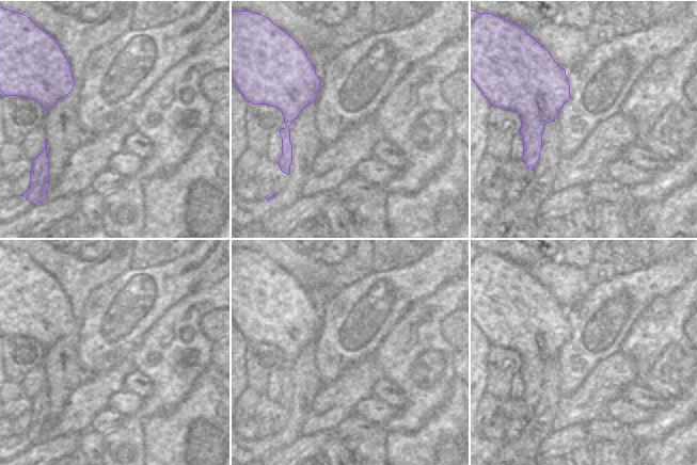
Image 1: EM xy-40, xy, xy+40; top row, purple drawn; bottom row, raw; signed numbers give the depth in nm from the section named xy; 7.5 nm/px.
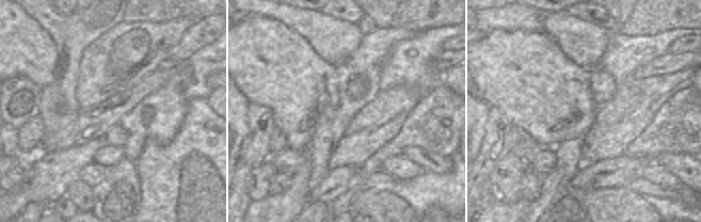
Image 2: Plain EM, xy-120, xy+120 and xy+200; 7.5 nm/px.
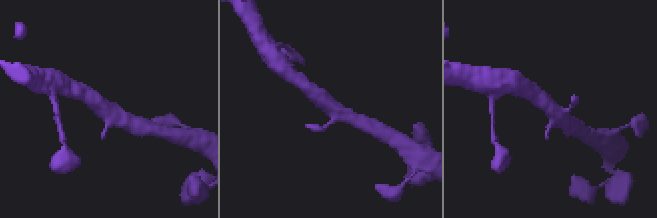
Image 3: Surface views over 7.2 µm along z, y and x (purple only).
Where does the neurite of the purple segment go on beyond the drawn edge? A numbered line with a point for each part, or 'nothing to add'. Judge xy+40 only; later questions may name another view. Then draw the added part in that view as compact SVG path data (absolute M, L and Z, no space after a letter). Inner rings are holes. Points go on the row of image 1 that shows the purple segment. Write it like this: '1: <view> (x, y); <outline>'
nothing to add

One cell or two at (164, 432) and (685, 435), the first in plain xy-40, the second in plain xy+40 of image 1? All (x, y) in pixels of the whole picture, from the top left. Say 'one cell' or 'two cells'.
one cell

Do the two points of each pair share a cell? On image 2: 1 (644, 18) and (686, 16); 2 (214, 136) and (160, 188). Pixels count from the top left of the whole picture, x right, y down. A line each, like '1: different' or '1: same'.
1: same
2: same

